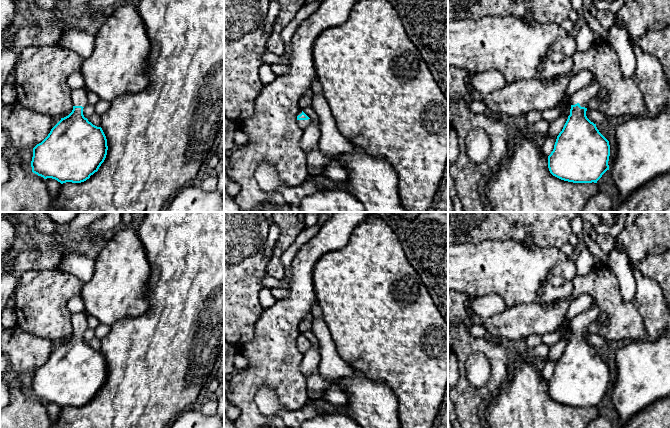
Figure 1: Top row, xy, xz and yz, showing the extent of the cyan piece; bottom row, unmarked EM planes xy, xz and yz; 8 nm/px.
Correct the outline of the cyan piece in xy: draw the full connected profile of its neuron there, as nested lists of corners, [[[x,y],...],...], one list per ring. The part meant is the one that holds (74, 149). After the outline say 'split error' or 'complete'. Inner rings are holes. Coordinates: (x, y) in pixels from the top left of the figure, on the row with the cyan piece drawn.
[[[86,88],[72,90],[72,112],[61,118],[48,136],[33,148],[31,161],[33,173],[44,179],[55,179],[63,184],[84,182],[98,171],[106,158],[108,146],[102,128],[93,125],[83,115],[83,108],[88,104],[87,93]]] | split error

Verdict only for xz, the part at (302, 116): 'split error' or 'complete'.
split error

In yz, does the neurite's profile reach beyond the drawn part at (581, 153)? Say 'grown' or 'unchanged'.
grown

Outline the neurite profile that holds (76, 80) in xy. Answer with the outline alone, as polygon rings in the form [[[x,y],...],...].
[[[80,70],[72,73],[68,77],[67,82],[68,82],[68,85],[71,90],[86,88],[84,77],[83,77],[82,72]]]

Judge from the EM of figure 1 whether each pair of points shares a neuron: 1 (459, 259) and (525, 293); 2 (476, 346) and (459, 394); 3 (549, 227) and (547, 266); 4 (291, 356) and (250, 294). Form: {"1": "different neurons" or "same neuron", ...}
{"1": "same neuron", "2": "same neuron", "3": "different neurons", "4": "different neurons"}

